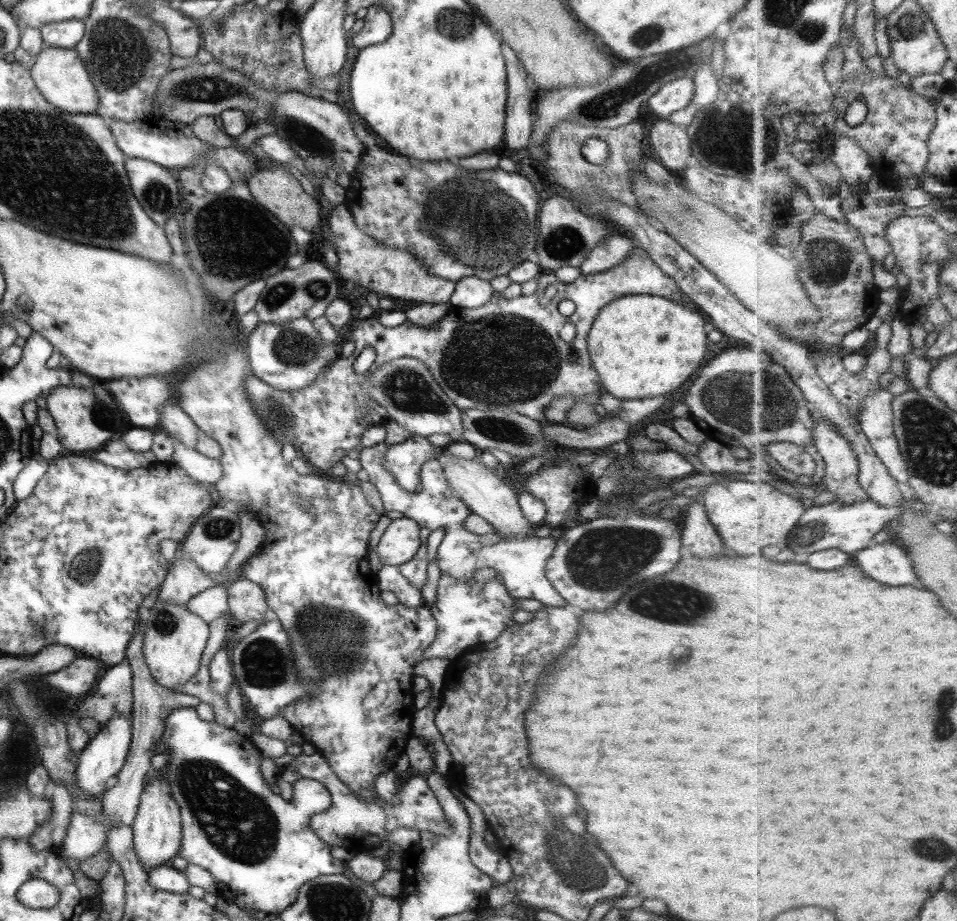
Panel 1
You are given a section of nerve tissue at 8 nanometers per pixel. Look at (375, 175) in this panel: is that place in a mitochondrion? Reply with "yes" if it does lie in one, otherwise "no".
no

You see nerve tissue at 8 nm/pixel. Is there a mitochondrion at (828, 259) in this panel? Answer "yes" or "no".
yes

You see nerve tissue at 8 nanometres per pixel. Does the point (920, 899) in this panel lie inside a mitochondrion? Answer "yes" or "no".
no

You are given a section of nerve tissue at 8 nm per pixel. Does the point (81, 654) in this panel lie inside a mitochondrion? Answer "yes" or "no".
no

